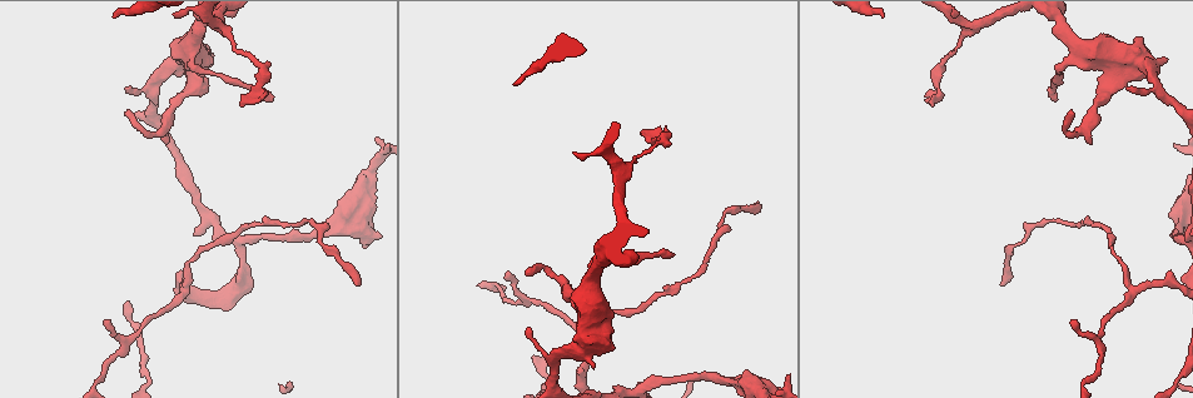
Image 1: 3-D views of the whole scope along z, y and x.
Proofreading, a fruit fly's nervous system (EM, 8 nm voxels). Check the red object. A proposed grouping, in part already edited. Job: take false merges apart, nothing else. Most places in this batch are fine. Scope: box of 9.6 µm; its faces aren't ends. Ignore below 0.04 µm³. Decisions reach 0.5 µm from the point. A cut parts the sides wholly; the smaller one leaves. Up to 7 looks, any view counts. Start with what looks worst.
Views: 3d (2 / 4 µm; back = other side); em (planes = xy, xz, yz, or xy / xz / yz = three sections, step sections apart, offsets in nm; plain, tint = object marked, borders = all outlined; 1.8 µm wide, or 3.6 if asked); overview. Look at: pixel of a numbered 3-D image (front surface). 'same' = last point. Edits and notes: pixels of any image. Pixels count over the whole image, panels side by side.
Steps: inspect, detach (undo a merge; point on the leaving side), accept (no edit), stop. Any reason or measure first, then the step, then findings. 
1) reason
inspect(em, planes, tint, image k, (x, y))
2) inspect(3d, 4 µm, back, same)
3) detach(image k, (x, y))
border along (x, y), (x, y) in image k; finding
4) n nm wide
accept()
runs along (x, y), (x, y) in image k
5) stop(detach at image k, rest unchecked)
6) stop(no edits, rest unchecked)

three-way junction
inspect(3d, 4 µm, image 1, (186, 287))

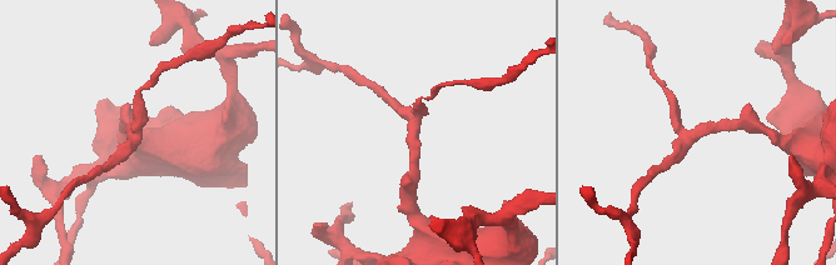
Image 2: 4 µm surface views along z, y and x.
shape alone is not enough
inspect(em, 3.6 µm, planes, plain, image 2, (681, 133))

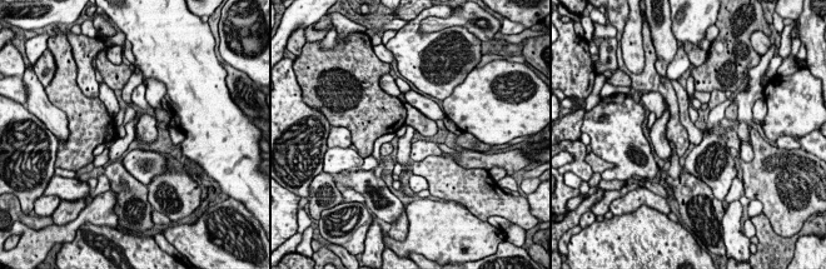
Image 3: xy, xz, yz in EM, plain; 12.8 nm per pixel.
inspect(em, 3.6 µm, planes, borders, same)

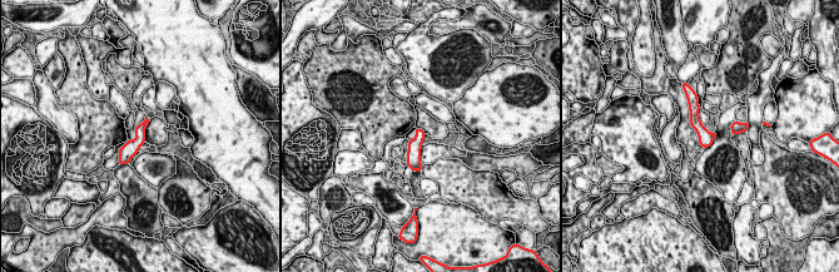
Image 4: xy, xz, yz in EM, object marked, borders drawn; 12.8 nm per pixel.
accept()
runs along (694, 98), (694, 120), (706, 143) in image 4; continuous, no second neuron

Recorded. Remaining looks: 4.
sudden change in width
inspect(em, planes, borders, image 1, (1152, 69))

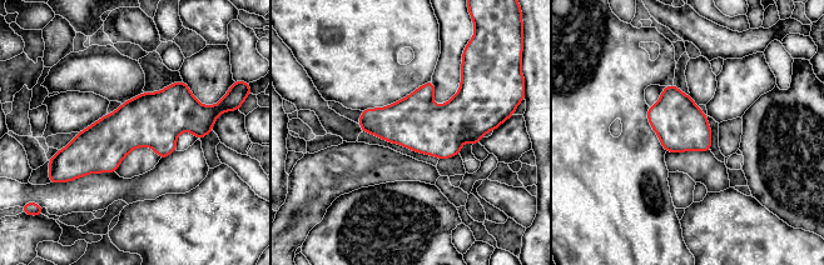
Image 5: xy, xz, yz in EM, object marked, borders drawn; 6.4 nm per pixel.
320 nm wide
accept()
runs along (206, 124), (137, 123), (60, 156) in image 5; one neuron here

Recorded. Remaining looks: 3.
abrupt turn
inspect(em, xz, step 16, borders, image 1, (937, 71))

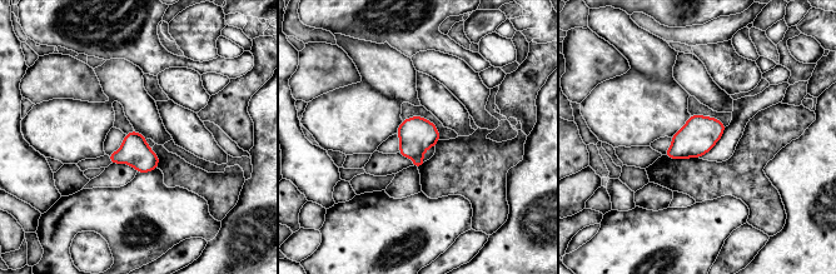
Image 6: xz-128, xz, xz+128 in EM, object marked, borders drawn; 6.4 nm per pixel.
cut it another way
inspect(em, planes, borders, same)

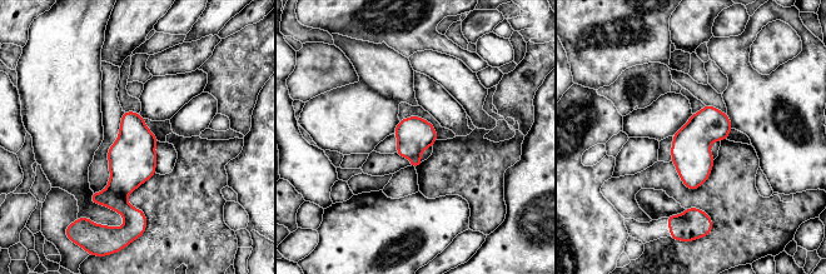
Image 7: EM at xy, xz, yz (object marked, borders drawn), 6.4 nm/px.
220 nm wide
accept()
all the same neuron

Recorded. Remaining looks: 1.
stop(no edits, rest unchecked)

